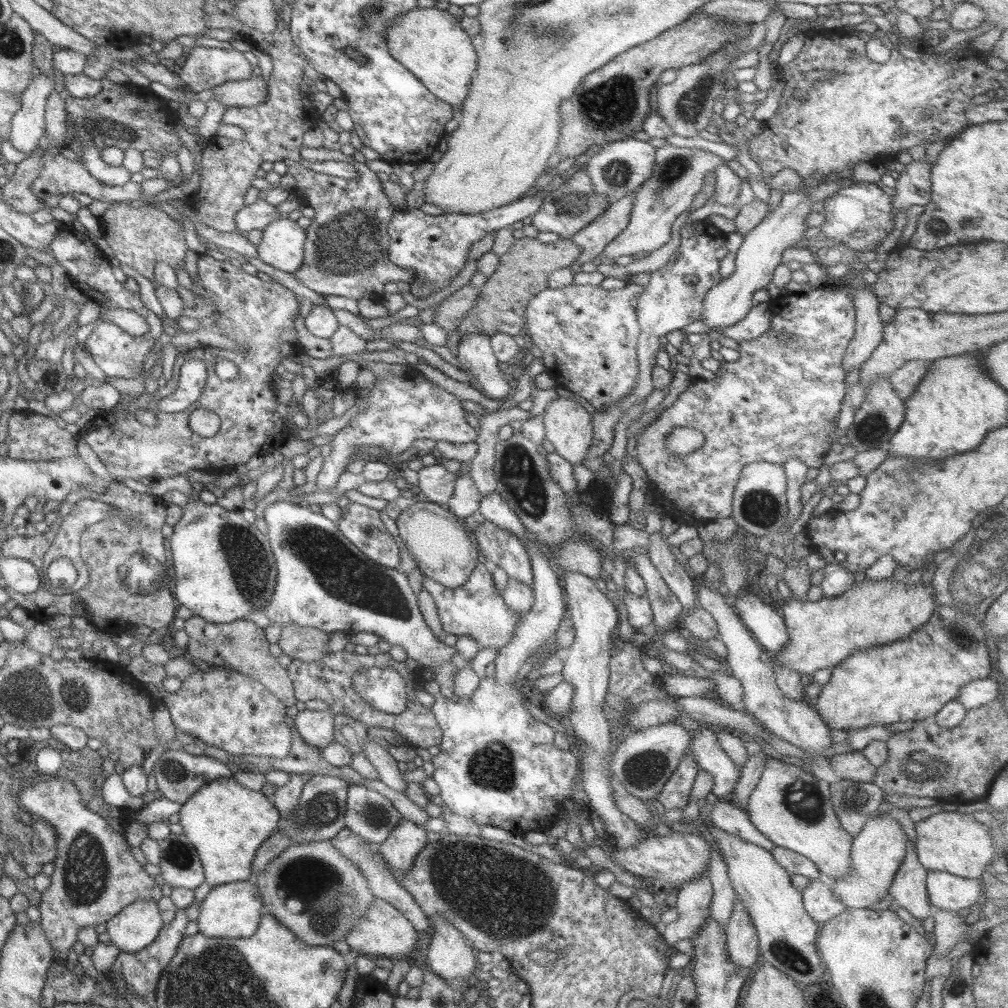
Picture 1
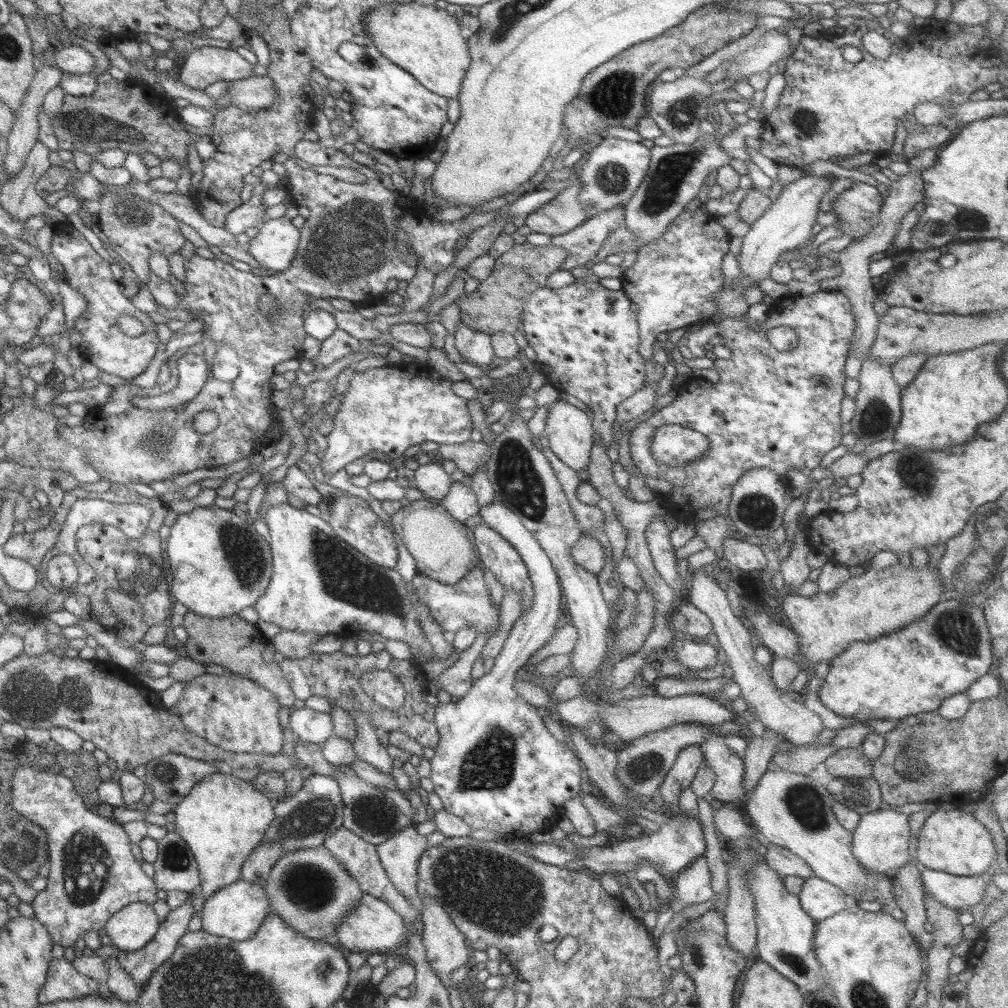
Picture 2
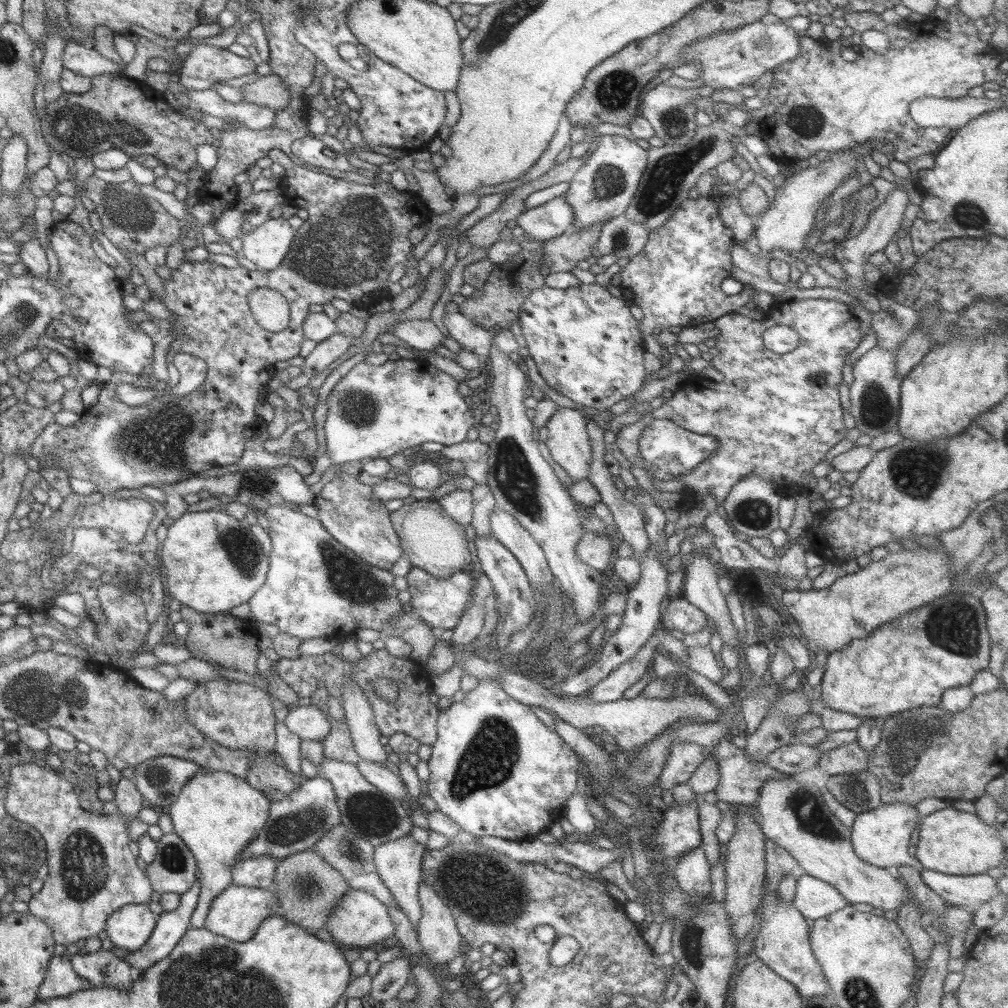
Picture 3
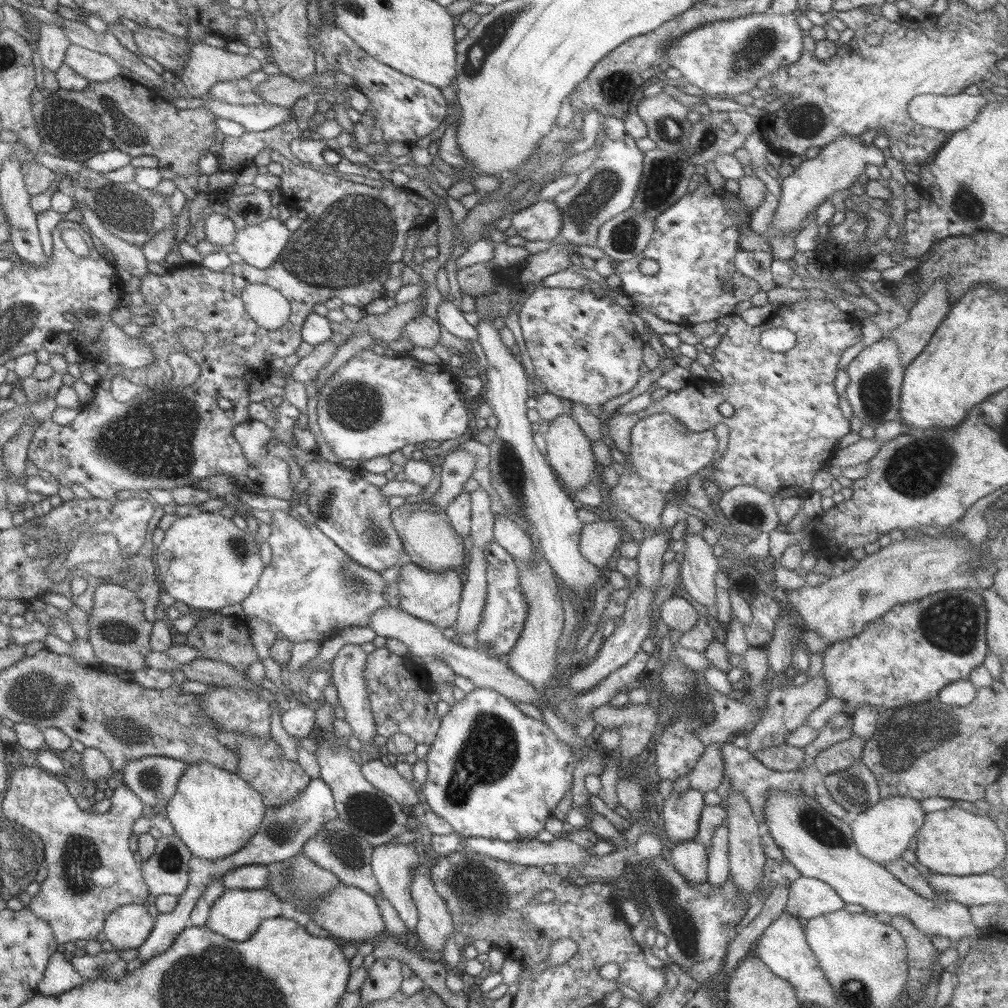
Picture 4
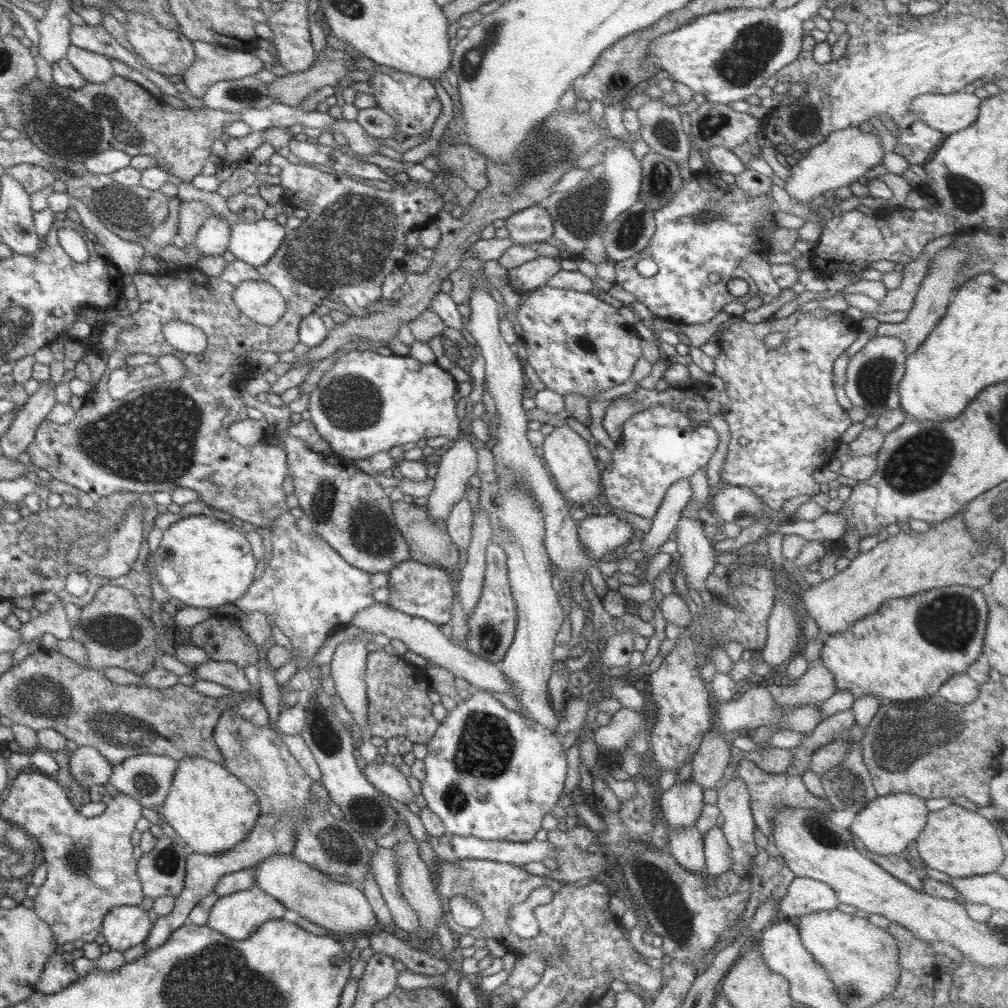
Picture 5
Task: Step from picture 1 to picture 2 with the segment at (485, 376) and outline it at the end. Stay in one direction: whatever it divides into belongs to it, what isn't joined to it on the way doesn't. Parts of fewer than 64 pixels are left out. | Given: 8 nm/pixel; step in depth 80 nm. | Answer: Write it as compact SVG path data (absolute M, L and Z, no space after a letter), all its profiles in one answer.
M459 320L453 336L455 350L461 356L462 362L478 368L485 366L487 369L496 363L490 345L490 335L471 330Z

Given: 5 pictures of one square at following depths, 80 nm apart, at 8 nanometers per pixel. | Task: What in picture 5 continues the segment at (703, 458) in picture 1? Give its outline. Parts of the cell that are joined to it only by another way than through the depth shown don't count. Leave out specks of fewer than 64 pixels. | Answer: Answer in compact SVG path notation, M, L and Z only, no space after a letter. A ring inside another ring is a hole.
M793 311L780 319L764 320L757 324L746 323L742 318L731 322L727 329L721 329L718 337L719 354L713 361L715 376L721 378L723 390L706 399L701 392L685 388L669 387L664 391L637 388L626 397L610 403L605 409L601 426L615 444L620 443L621 425L634 412L641 412L655 404L668 404L679 408L691 421L709 424L711 416L722 414L729 436L727 453L721 464L720 485L733 485L753 491L771 510L779 510L789 498L806 494L819 493L813 473L823 468L835 456L839 438L849 429L852 422L835 400L833 393L834 376L831 372L833 360L839 356L857 338L858 327L855 323L845 324L841 315L829 313L821 318L812 317L805 311ZM772 332L785 334L786 341L779 348L766 348L763 337ZM721 406L729 408L728 413L721 411Z

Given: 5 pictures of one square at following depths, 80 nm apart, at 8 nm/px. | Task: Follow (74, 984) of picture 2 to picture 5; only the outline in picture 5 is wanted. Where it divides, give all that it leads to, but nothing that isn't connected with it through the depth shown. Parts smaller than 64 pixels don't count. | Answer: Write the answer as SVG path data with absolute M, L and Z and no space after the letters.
M53 952L47 957L33 990L43 993L59 992L78 978L73 967L65 963L60 954Z

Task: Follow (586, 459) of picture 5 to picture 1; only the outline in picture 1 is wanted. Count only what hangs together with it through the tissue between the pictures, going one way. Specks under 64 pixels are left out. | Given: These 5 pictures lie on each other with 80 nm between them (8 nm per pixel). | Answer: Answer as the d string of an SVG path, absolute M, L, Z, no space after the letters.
M560 392L544 407L544 439L569 464L580 464L592 439L591 417L571 396Z

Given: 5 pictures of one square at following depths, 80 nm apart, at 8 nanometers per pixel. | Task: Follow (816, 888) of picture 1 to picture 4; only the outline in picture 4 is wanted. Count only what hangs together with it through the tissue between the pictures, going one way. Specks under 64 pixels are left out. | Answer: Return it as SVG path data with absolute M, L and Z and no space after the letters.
M799 875L789 884L783 912L805 922L842 908L840 896L824 882Z

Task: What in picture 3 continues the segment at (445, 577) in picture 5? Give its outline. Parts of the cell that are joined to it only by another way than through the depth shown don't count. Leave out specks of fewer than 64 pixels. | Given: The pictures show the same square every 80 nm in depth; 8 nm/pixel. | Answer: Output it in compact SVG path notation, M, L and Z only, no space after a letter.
M411 566L407 573L407 592L411 596L409 605L410 610L413 608L414 613L418 615L419 621L423 621L431 630L445 631L453 629L459 623L461 613L465 611L466 604L470 599L470 592L474 587L474 577L469 570L455 572L449 578L436 578L429 576L424 570Z

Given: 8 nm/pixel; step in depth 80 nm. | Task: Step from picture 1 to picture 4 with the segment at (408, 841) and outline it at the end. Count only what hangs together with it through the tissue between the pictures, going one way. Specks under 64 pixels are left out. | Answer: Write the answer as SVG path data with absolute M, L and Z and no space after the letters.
M385 843L372 847L370 856L370 869L373 878L378 884L380 896L388 903L396 912L397 916L402 920L405 928L410 932L413 931L418 919L418 912L411 902L409 885L412 881L412 872L418 864L423 863L423 855L418 843L392 844Z

